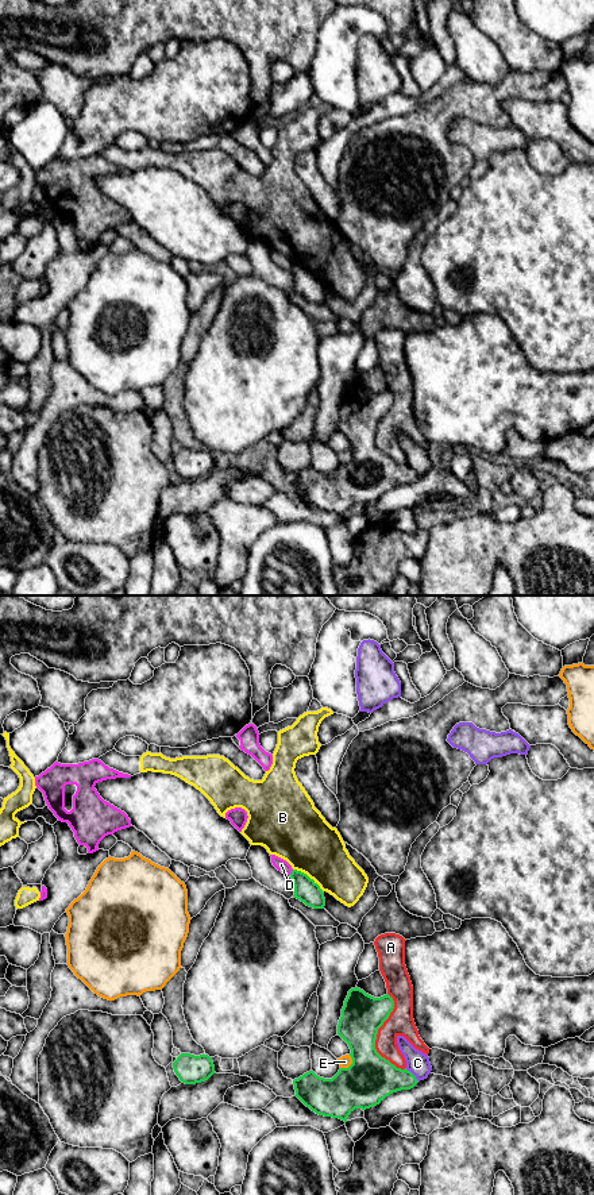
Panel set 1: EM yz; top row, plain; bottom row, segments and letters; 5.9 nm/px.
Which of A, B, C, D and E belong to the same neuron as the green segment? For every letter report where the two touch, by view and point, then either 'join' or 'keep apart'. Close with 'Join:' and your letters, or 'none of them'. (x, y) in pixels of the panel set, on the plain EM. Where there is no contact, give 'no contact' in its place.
A: yz (375, 431) | keep apart
B: yz (307, 270) | keep apart
C: yz (412, 469) | keep apart
D: yz (292, 268) | keep apart
E: yz (351, 459) | keep apart
Join: none of them

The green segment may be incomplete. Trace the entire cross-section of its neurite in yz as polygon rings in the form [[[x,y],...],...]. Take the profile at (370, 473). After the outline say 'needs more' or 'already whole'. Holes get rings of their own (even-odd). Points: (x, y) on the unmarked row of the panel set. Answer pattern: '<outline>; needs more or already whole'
[[[355,382],[348,386],[338,420],[338,429],[351,444],[352,459],[340,463],[332,474],[309,466],[293,475],[296,490],[319,510],[347,517],[355,504],[370,504],[386,492],[413,483],[418,475],[405,464],[397,463],[375,444],[378,424],[394,404],[386,389],[374,393]]]; already whole

